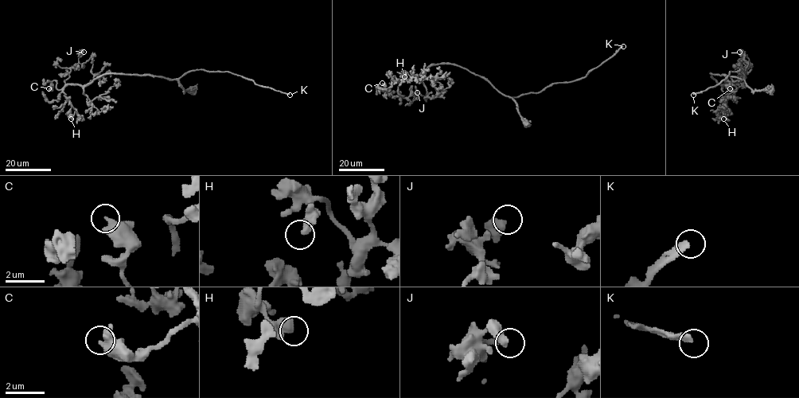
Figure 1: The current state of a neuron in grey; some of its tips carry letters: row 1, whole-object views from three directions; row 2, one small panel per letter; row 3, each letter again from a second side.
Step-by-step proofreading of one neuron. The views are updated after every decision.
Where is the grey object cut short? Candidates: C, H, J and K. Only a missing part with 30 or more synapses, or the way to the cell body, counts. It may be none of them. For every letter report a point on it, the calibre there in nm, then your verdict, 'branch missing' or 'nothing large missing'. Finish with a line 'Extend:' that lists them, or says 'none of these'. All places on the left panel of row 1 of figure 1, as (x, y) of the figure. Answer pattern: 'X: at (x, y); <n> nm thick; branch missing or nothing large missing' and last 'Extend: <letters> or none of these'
C: at (48, 88); 400 nm thick; nothing large missing
H: at (71, 119); 480 nm thick; nothing large missing
J: at (83, 52); 480 nm thick; nothing large missing
K: at (290, 95); 300 nm thick; branch missing
Extend: K

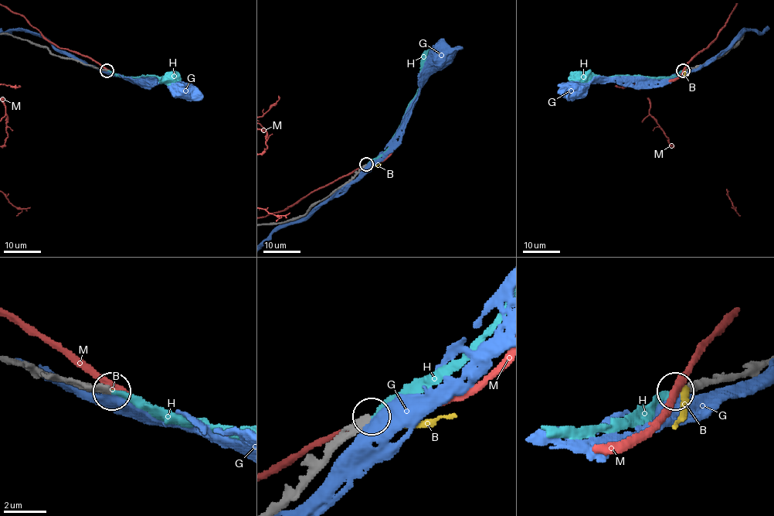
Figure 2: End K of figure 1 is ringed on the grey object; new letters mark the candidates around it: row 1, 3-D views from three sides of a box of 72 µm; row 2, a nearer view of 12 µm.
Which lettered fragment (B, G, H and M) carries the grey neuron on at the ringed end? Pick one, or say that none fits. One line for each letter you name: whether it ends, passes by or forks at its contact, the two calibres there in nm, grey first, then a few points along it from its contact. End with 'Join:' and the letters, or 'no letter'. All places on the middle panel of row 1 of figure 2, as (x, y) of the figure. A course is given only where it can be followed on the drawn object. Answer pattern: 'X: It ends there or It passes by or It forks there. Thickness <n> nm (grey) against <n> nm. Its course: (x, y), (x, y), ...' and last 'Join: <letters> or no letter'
H: It ends there. Thickness 320 nm (grey) against 200 nm
Join: H

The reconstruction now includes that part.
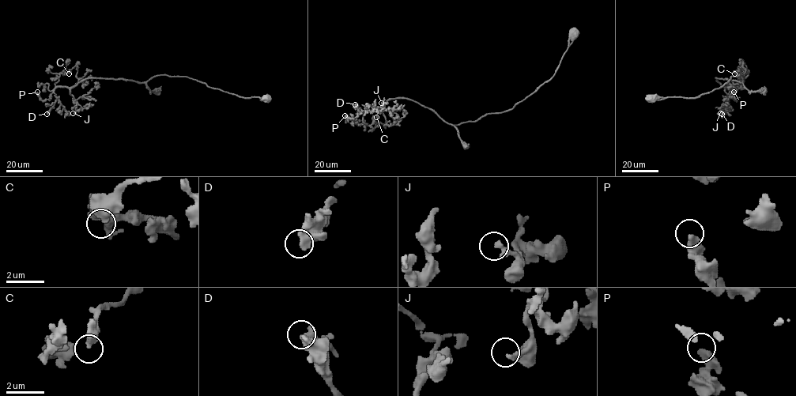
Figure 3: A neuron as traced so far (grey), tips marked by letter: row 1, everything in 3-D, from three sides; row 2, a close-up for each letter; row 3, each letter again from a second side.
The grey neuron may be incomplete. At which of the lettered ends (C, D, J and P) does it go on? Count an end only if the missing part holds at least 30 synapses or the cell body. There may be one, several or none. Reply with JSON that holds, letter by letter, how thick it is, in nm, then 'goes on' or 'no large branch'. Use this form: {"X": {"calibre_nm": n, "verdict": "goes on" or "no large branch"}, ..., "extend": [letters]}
{"C": {"calibre_nm": 360, "verdict": "no large branch"}, "D": {"calibre_nm": 550, "verdict": "no large branch"}, "J": {"calibre_nm": 300, "verdict": "no large branch"}, "P": {"calibre_nm": 420, "verdict": "no large branch"}, "extend": []}

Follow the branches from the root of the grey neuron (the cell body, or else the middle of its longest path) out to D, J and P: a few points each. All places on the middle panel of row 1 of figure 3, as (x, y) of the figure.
D: (575, 32), (550, 79), (511, 108), (474, 121), (448, 124), (405, 98), (390, 99), (365, 111), (355, 104)
J: (575, 32), (554, 74), (511, 109), (452, 124), (409, 99), (390, 99), (379, 113), (381, 103)
P: (575, 32), (554, 74), (511, 109), (452, 124), (416, 102), (392, 98), (354, 118), (345, 115)

